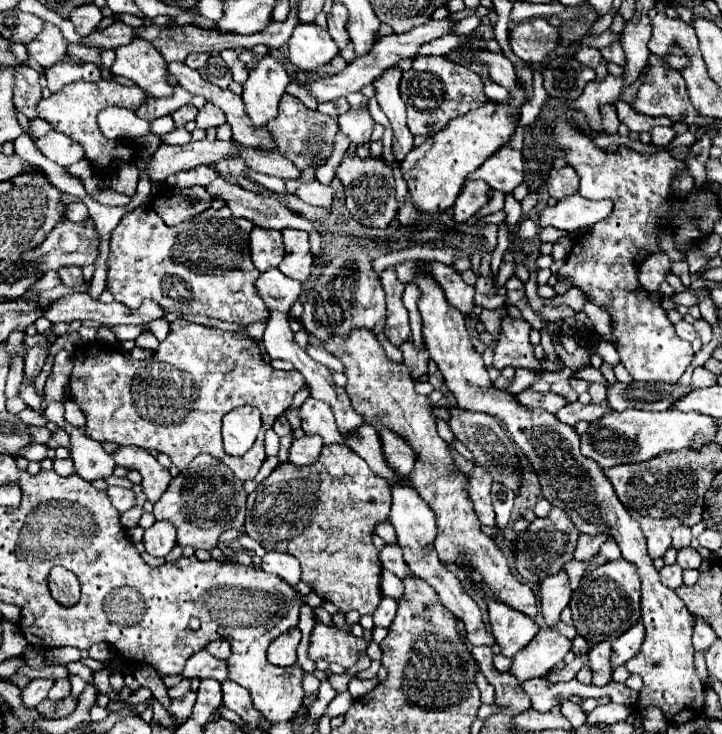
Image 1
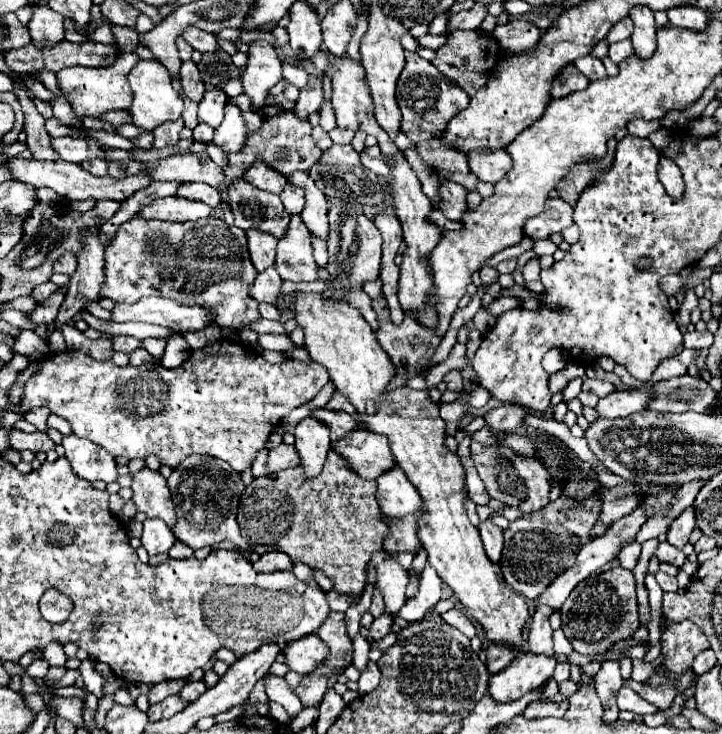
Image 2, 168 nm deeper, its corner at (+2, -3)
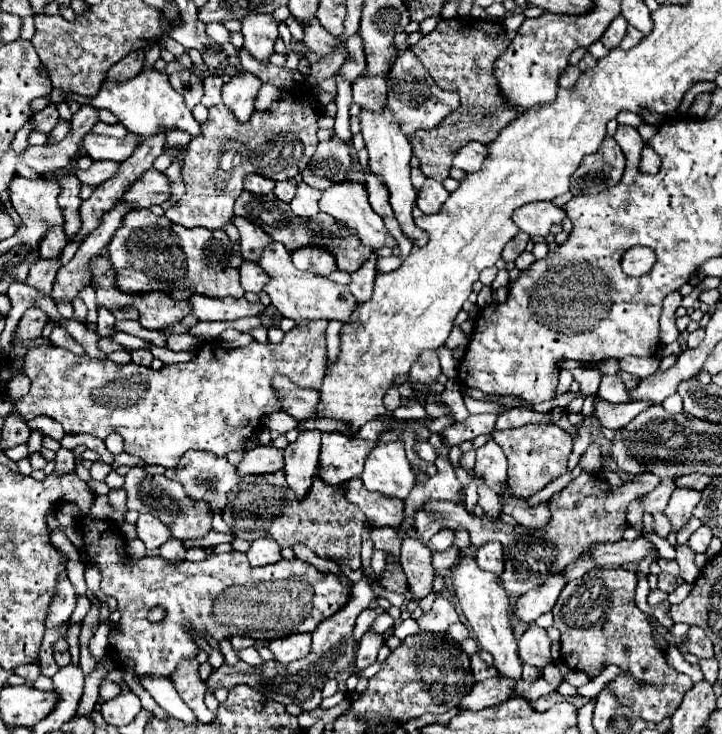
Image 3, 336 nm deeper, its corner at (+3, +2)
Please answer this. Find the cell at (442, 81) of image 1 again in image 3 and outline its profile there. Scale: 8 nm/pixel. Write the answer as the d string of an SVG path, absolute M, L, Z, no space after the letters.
M411 49L399 51L399 59L395 61L391 73L387 75L387 93L389 93L387 109L401 125L405 137L415 135L415 131L419 129L429 131L437 127L439 123L443 123L443 119L447 119L455 111L455 107L459 107L459 93L437 87L429 71L423 67L423 63L415 57Z

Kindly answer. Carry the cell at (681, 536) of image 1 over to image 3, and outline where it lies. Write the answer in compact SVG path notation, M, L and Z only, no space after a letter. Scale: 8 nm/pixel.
M675 489L671 495L671 501L665 509L665 515L671 523L671 529L677 533L683 527L687 527L689 519L693 517L693 509L701 501L701 493L693 489Z

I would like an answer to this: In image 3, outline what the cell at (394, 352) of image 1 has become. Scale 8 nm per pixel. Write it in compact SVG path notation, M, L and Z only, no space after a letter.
M301 183L295 193L295 199L289 203L289 207L297 217L313 217L319 213L319 205L317 205L319 197L321 197L319 189L311 189L305 183Z

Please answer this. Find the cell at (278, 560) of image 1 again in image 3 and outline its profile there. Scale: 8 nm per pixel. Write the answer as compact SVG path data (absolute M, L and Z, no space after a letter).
M259 539L259 541L251 543L247 557L249 557L249 563L253 567L271 565L271 563L277 563L281 559L281 547L271 539Z

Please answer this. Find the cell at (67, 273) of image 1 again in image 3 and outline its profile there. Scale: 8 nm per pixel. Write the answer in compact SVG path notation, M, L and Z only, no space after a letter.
M55 227L55 231L51 231L51 235L43 241L43 247L39 247L39 253L41 253L43 259L53 259L53 257L57 257L65 249L67 243L69 241L67 241L65 231Z

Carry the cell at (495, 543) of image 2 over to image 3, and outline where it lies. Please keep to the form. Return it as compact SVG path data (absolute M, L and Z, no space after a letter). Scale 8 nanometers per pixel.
M487 541L487 543L479 545L475 559L477 559L479 567L483 567L485 571L491 571L495 575L499 575L499 571L503 571L503 551L499 547L499 541Z

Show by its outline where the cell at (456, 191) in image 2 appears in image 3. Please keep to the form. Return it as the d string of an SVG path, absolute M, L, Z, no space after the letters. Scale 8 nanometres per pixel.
M427 179L425 185L419 189L419 199L417 199L417 207L423 213L439 213L443 203L447 201L451 193L443 187L443 183L437 183L435 179Z

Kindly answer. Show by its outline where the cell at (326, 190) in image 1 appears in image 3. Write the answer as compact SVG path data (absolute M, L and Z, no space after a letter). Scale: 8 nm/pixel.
M287 179L287 181L279 181L275 185L275 191L273 193L277 195L277 199L289 203L293 199L293 195L295 195L295 189L297 189L297 181L295 179Z

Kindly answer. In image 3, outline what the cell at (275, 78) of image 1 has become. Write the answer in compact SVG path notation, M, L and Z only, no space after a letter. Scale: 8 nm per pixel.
M251 15L243 19L241 29L245 43L243 49L257 61L267 63L273 53L273 43L277 39L277 23L271 15Z

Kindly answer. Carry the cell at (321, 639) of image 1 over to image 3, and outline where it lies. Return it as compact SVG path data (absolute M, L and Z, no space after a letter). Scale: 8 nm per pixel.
M289 635L283 639L275 639L269 643L269 649L275 655L275 661L279 663L291 663L297 661L311 651L311 635Z

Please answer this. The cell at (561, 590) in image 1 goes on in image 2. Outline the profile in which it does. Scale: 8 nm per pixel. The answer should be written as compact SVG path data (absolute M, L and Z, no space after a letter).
M540 604L532 616L530 624L530 634L528 634L528 650L534 654L544 654L544 656L554 656L552 650L552 628L548 622L548 616L552 614L552 608Z

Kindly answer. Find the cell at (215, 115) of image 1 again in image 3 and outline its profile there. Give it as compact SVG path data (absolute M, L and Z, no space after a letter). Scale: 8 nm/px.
M209 75L203 79L203 87L205 87L205 95L201 99L201 103L205 107L215 107L221 103L221 87L223 87L223 79L219 75Z

